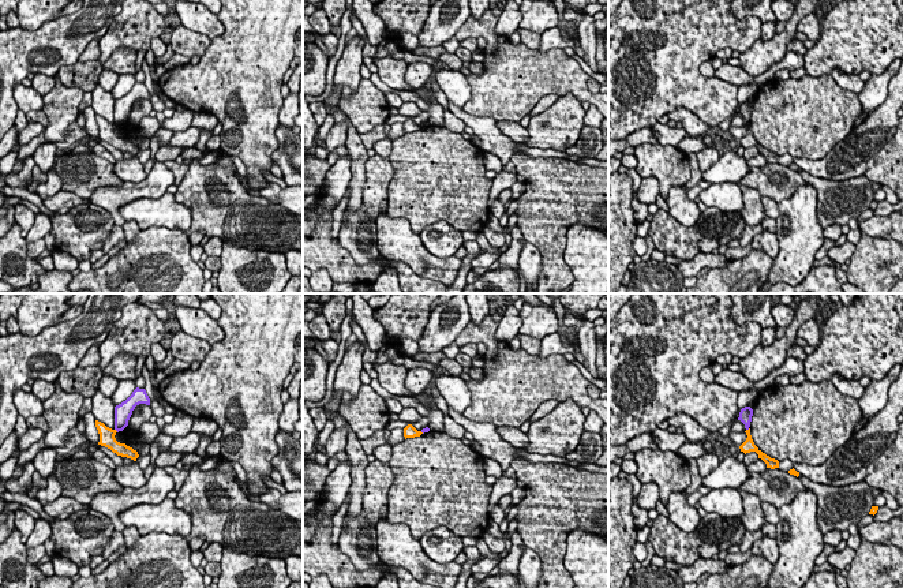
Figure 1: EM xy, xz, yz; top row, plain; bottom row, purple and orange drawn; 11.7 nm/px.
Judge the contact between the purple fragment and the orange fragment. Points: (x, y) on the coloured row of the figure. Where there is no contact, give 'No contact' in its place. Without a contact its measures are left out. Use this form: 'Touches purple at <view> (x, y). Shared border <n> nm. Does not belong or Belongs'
Touches purple at xy (116, 430). Shared border 60 nm. Does not belong

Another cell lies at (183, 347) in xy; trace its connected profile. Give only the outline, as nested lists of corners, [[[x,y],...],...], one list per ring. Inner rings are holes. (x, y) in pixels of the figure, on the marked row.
[[[179,330],[171,337],[169,348],[175,359],[180,359],[187,363],[202,363],[205,356],[210,352],[211,345],[203,340],[188,336],[183,330]]]

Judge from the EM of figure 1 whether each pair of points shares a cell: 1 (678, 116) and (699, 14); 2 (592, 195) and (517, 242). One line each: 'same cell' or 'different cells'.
1: different cells
2: different cells

